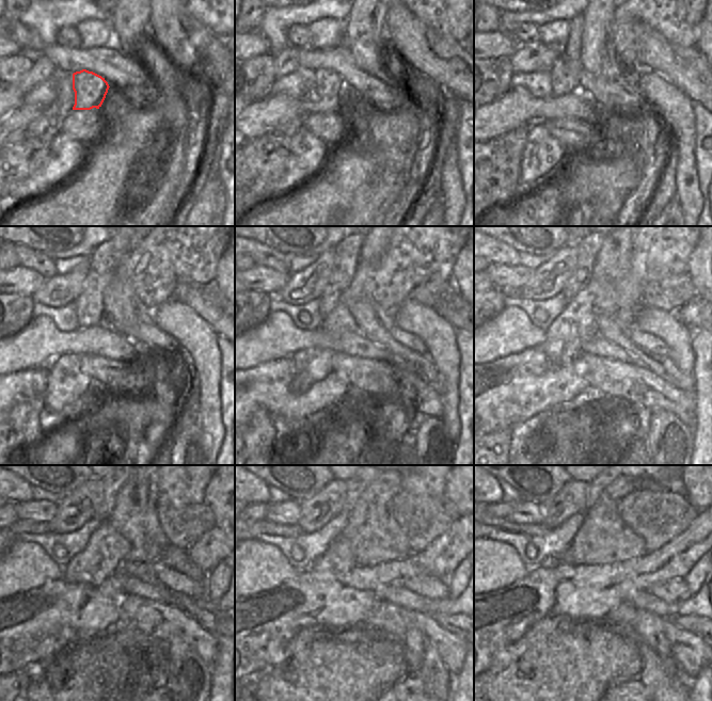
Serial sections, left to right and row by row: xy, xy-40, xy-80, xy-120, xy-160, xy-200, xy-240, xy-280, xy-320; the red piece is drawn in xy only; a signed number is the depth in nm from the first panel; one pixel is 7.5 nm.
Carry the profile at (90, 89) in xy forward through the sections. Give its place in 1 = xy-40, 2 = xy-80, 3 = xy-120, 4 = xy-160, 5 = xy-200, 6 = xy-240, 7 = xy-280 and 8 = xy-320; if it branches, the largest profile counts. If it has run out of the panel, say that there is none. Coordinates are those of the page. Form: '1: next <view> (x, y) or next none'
1: next xy-40 (326, 84)
2: next xy-80 (566, 72)
3: next xy-120 (89, 307)
4: next xy-160 (346, 254)
5: next xy-200 (587, 248)
6: next xy-240 (112, 487)
7: next xy-280 (354, 487)
8: next xy-320 (595, 488)

